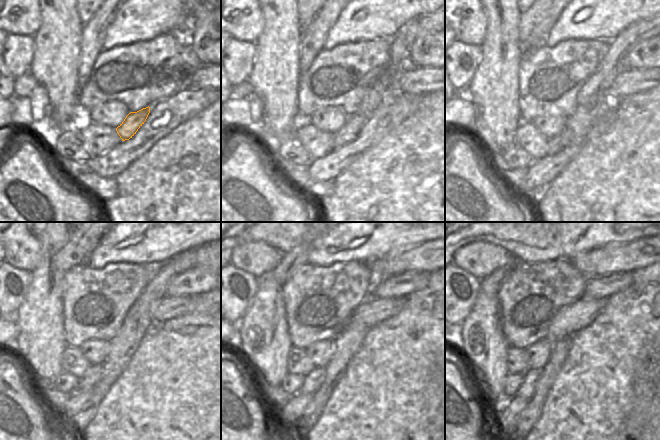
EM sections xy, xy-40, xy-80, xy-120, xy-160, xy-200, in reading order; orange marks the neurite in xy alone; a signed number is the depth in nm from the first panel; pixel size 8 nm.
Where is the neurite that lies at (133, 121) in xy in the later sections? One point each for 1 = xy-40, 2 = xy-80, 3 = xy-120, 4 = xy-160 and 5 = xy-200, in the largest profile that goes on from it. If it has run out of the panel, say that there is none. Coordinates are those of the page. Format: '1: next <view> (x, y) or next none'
1: next xy-40 (351, 129)
2: next xy-80 (562, 140)
3: next xy-120 (92, 376)
4: next xy-160 (313, 381)
5: next xy-200 (526, 390)

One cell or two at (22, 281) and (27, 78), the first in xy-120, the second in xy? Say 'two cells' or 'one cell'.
two cells

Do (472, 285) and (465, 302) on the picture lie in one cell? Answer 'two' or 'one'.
one

